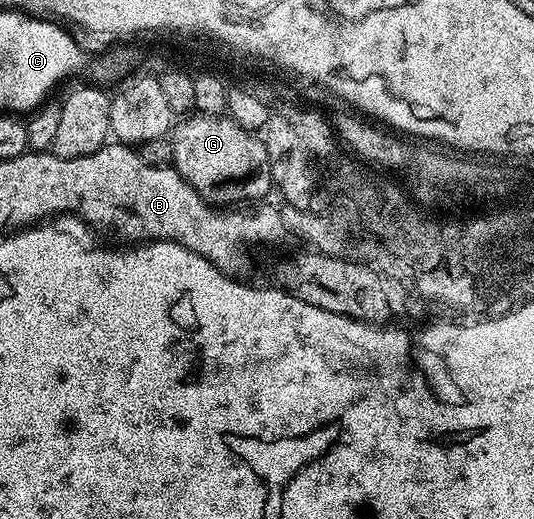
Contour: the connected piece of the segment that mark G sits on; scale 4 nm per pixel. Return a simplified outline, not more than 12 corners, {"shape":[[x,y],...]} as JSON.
{"shape":[[228,115],[176,122],[172,168],[210,203],[274,188],[264,140]]}

